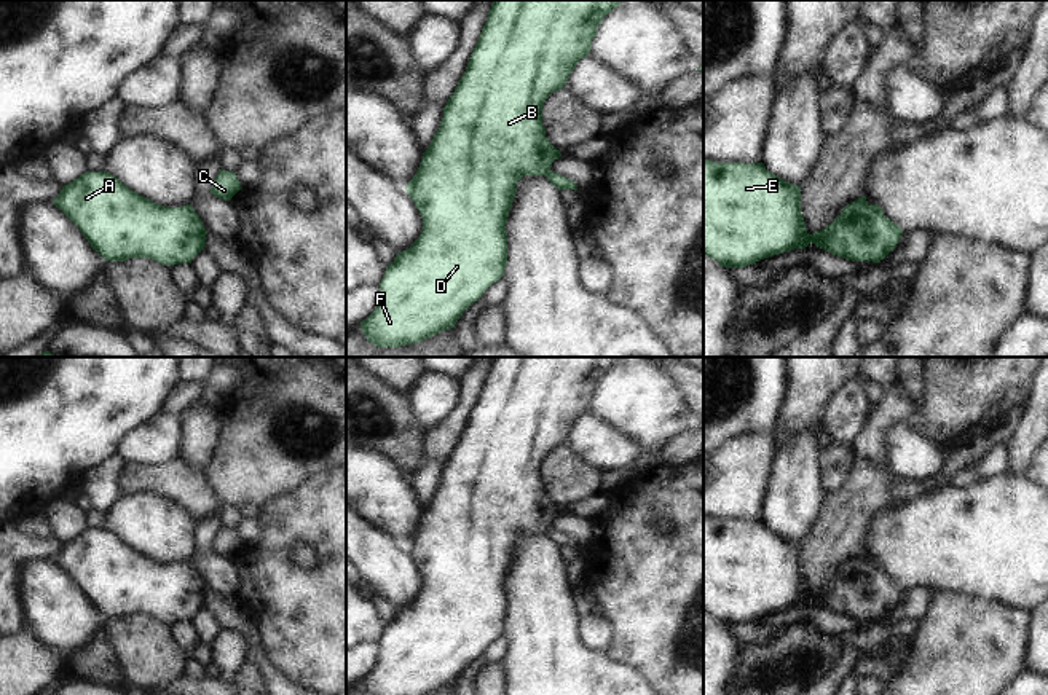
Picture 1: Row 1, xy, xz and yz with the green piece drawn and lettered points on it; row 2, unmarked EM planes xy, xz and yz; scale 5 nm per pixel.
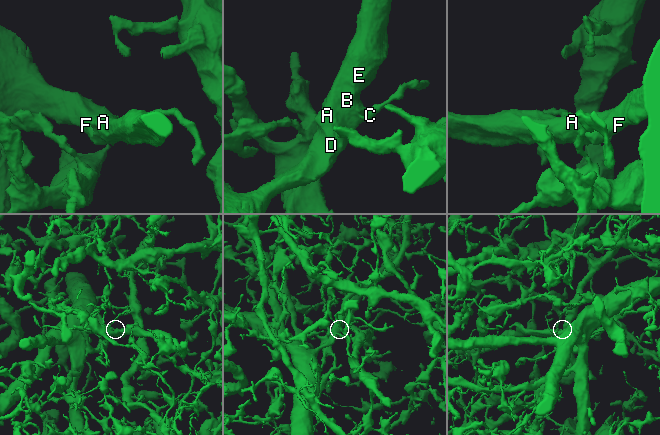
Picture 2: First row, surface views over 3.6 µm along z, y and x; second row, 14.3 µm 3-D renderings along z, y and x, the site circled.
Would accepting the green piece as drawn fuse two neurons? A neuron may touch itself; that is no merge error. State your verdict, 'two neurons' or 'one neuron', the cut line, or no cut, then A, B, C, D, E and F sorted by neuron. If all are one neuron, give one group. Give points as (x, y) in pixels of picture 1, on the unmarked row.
two neurons; cut xz (551, 528), (546, 533); groups A B D E F / C

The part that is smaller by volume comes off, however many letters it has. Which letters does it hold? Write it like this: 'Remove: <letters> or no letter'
Remove: C

